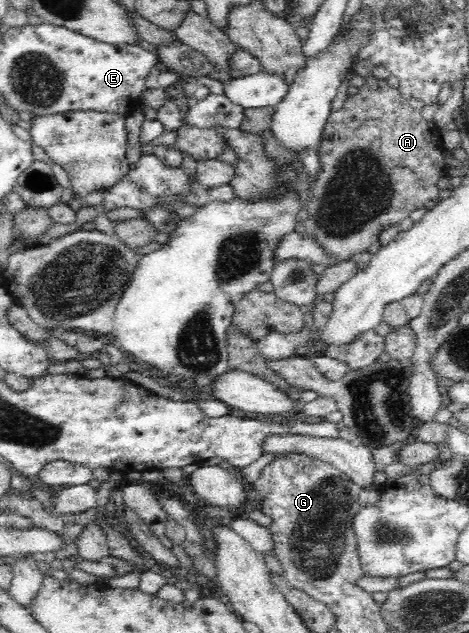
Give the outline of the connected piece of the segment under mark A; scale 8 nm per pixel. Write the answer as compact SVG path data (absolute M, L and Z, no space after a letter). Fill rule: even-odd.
M356 59L353 64L352 72L364 77L366 83L356 95L346 96L342 109L328 116L317 154L322 169L310 183L310 196L306 202L305 233L313 237L329 255L342 260L367 251L382 231L398 226L414 209L426 207L426 201L438 200L438 181L450 177L448 153L444 152L439 130L422 118L420 110L412 109L409 101L397 89L390 88L386 80L373 77L374 68L368 60ZM408 189L412 189L410 199L406 197L410 193Z

